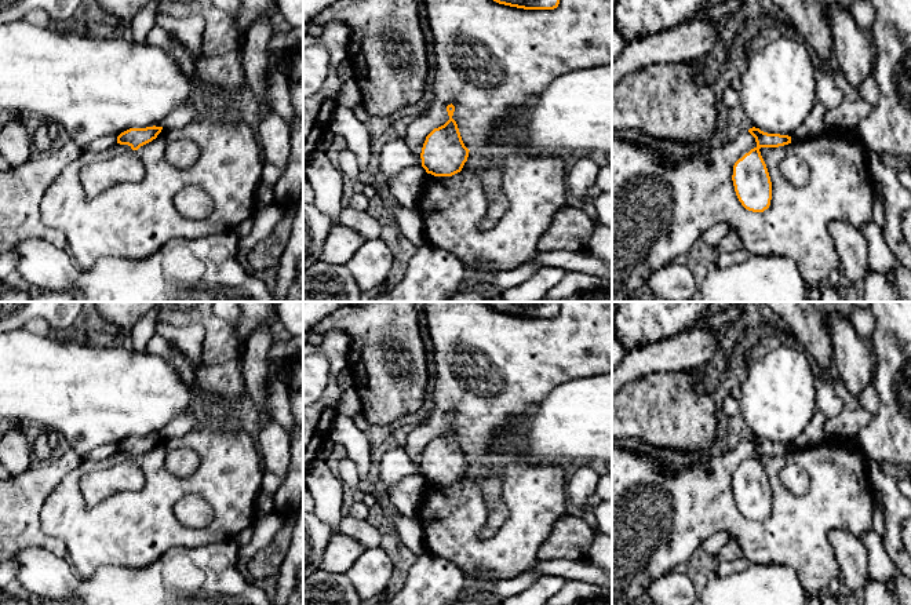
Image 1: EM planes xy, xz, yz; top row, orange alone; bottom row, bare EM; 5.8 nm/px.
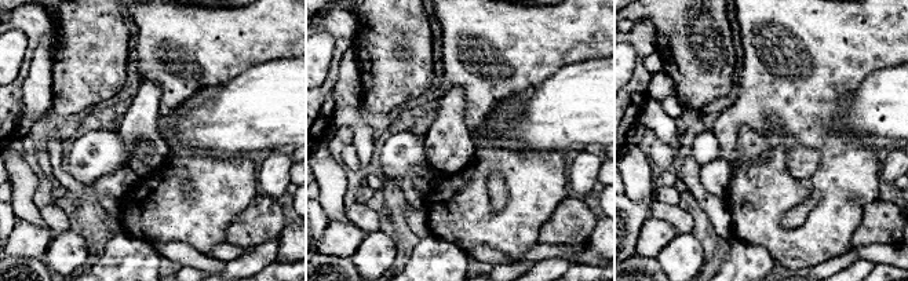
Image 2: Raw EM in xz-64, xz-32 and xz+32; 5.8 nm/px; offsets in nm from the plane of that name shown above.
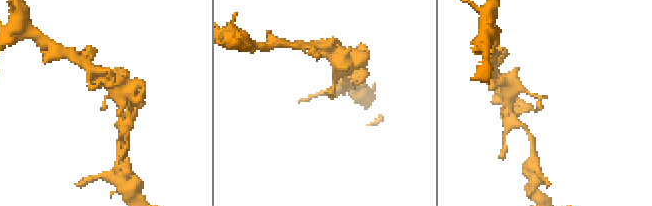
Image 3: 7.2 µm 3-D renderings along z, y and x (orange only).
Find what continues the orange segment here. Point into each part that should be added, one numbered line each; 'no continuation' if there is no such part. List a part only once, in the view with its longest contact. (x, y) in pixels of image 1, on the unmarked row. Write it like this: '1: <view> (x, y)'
no continuation

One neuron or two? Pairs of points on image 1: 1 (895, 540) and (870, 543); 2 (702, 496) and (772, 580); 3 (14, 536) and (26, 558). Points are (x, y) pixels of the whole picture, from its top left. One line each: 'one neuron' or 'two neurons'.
1: two neurons
2: two neurons
3: two neurons

